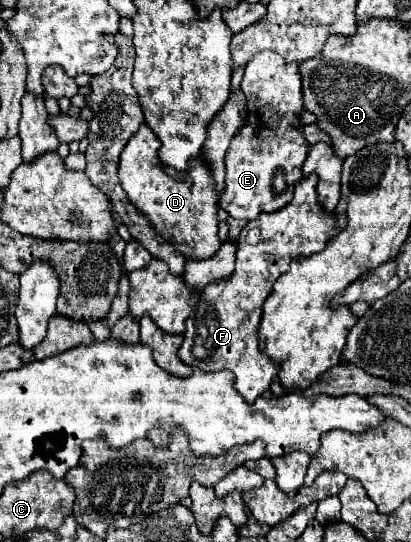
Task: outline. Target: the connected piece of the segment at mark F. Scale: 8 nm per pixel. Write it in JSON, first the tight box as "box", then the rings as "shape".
{"box":[179,177,341,403],"shape":[[[305,177],[297,183],[295,197],[285,209],[265,213],[249,221],[237,239],[237,261],[233,277],[217,281],[199,295],[191,317],[187,319],[185,339],[179,347],[179,359],[201,371],[229,369],[235,373],[235,387],[247,403],[253,403],[263,391],[269,389],[277,377],[279,367],[259,351],[257,329],[263,311],[263,301],[269,297],[273,283],[281,277],[289,263],[297,257],[309,257],[325,249],[325,243],[341,227],[341,221],[321,211],[315,193],[317,177]]]}

